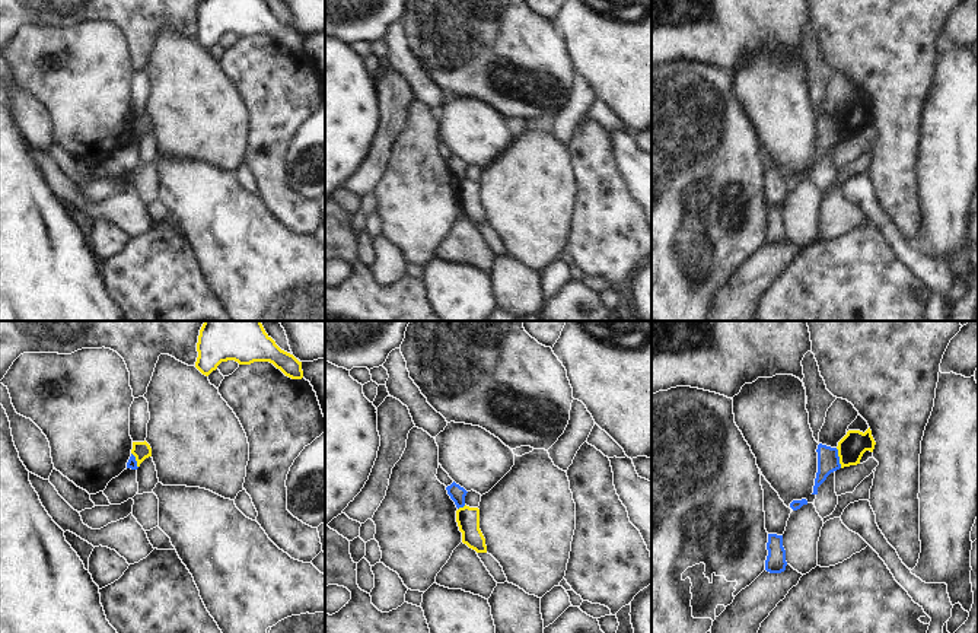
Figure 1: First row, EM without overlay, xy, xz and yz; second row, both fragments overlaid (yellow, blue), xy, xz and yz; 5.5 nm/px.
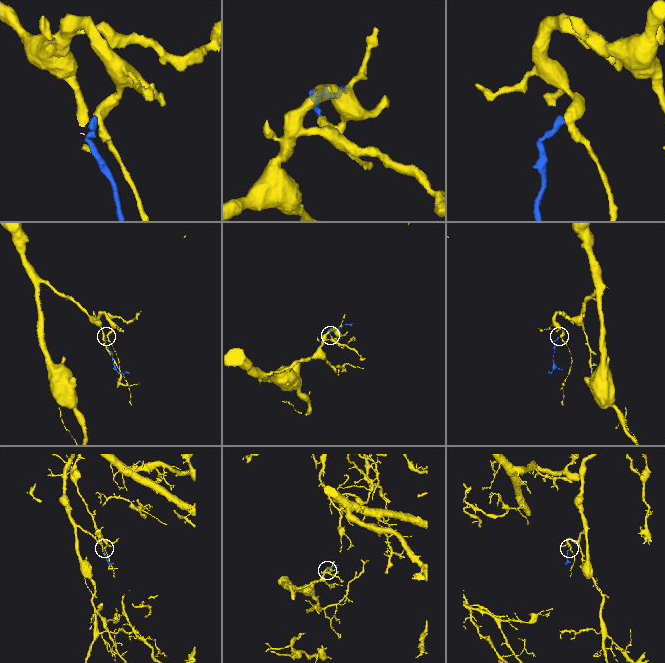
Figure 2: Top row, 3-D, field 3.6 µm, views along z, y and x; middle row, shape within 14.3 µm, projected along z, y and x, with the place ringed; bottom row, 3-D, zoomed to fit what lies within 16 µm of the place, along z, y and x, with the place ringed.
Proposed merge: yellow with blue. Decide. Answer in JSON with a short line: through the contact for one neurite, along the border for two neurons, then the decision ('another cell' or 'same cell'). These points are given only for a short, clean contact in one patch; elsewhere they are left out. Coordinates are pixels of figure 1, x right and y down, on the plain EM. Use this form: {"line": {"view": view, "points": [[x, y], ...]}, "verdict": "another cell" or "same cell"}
{"line": {"view": "yz", "points": [[835, 121], [841, 140]]}, "verdict": "another cell"}

